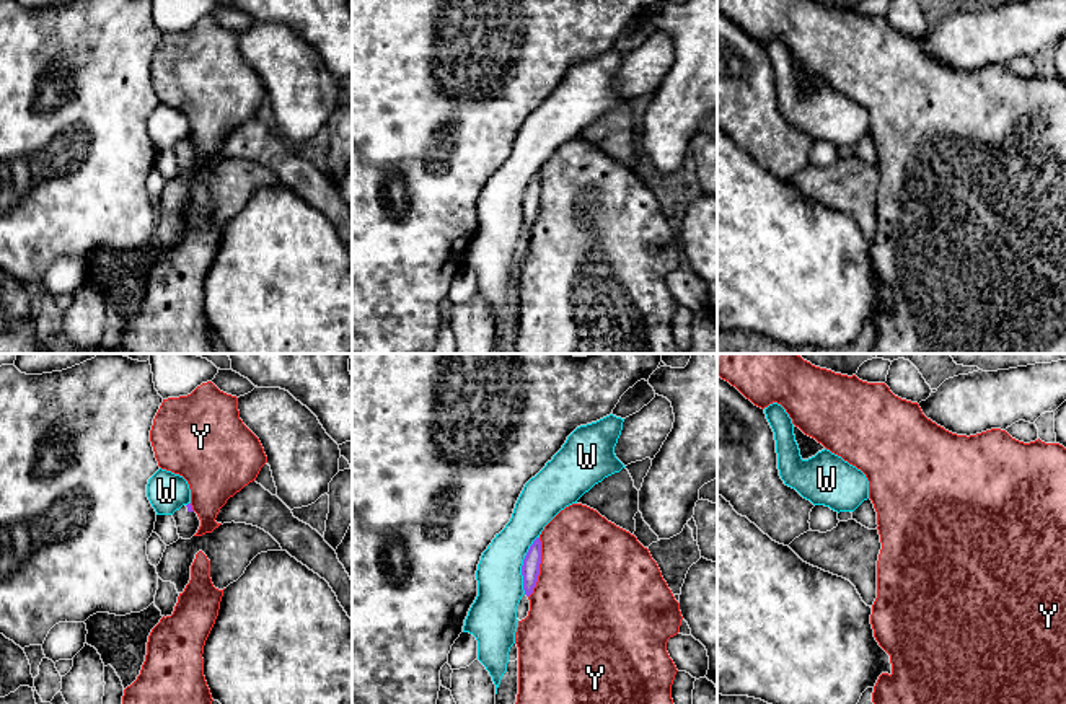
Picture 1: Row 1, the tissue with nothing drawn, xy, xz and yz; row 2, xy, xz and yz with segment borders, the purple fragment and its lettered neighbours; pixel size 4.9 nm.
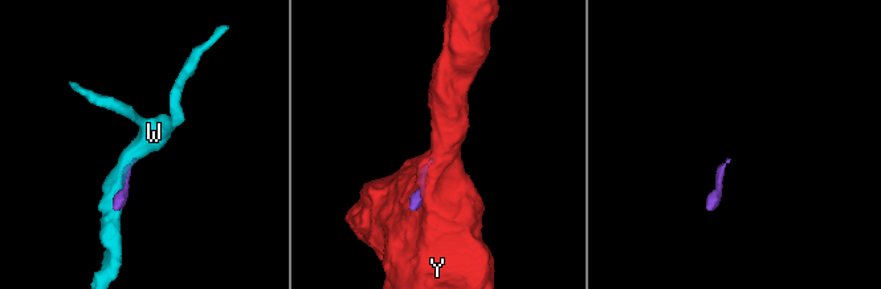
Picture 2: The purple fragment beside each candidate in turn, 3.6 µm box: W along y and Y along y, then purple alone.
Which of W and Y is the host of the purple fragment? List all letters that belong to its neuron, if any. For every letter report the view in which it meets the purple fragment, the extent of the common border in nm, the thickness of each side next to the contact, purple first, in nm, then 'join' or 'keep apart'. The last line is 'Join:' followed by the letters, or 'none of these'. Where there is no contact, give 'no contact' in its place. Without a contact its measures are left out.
W: xz | 300 nm | 90/220 nm | keep apart
Y: xz | 300 nm | 90/480 nm | keep apart
Join: none of these

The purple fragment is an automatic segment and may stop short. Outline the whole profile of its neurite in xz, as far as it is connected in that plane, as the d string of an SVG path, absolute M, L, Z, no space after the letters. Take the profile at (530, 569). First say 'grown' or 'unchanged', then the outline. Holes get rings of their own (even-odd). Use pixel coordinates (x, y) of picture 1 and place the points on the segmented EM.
unchanged; M536 538L530 546L522 565L523 590L526 596L530 596L533 593L533 588L536 587L540 575L540 564L541 564L541 541L540 538Z

